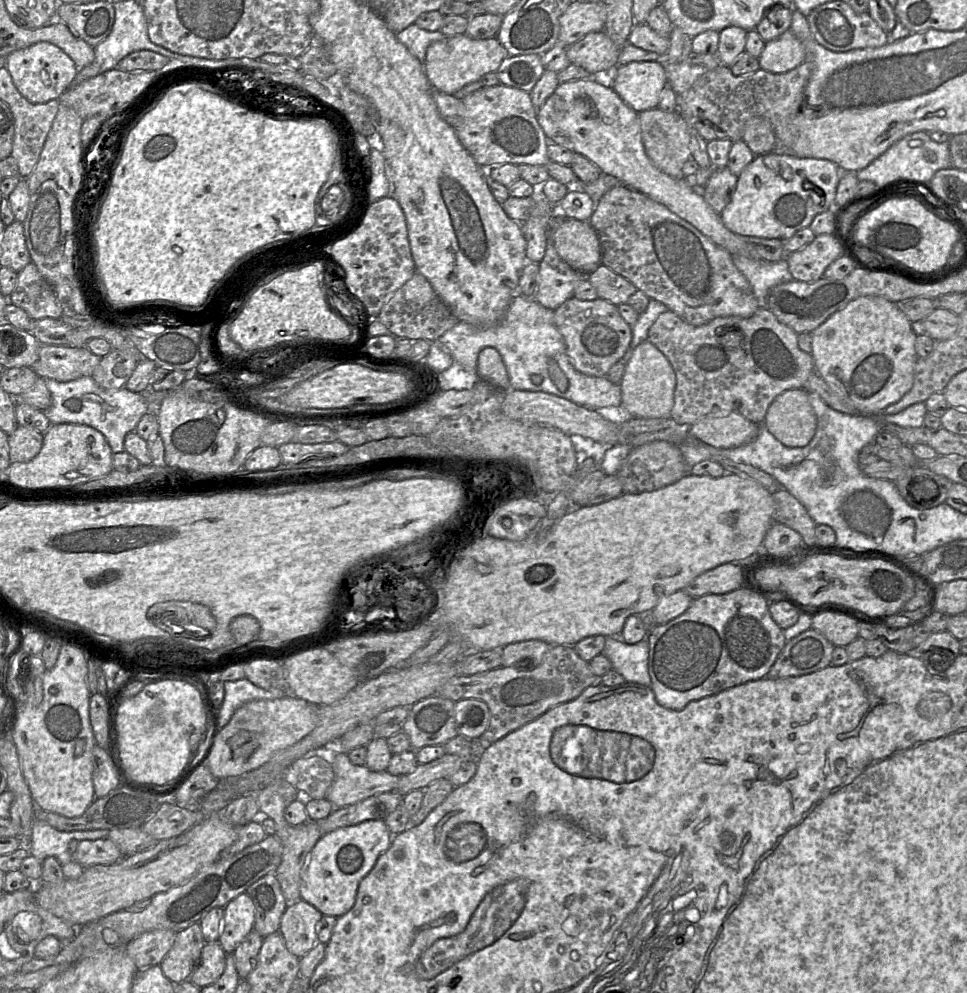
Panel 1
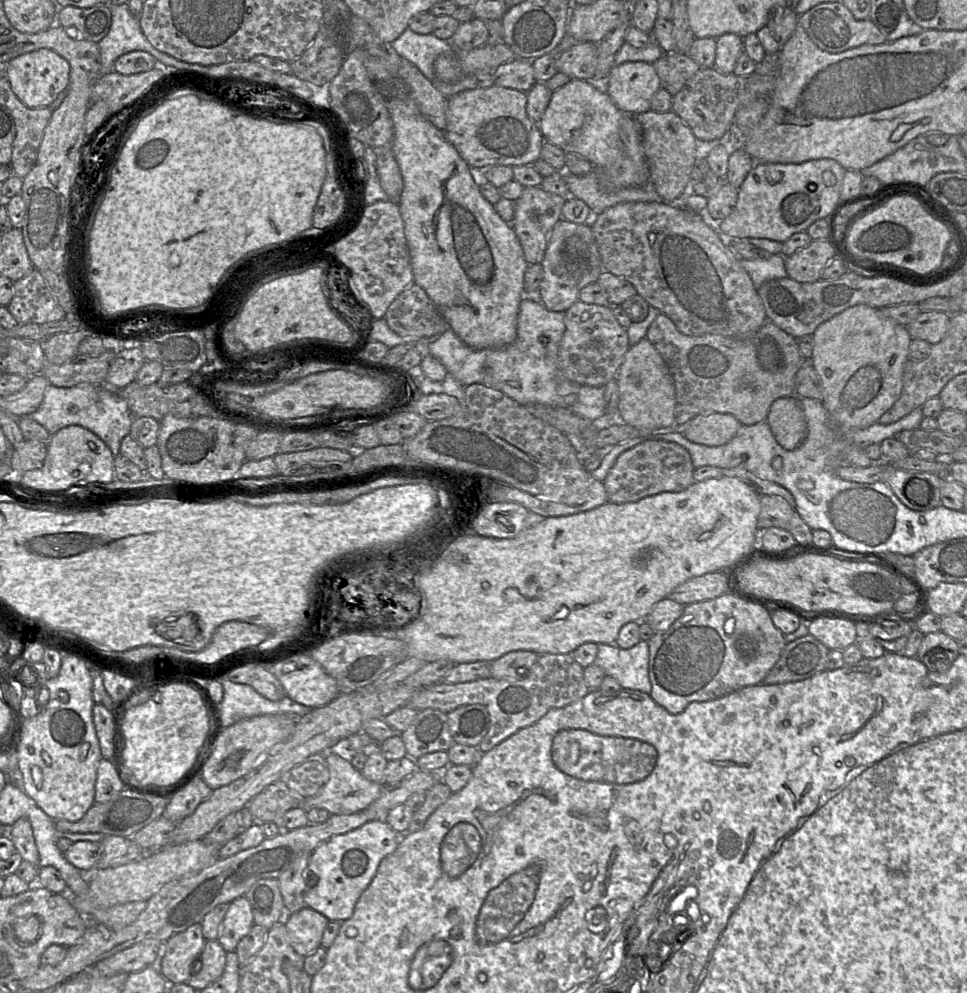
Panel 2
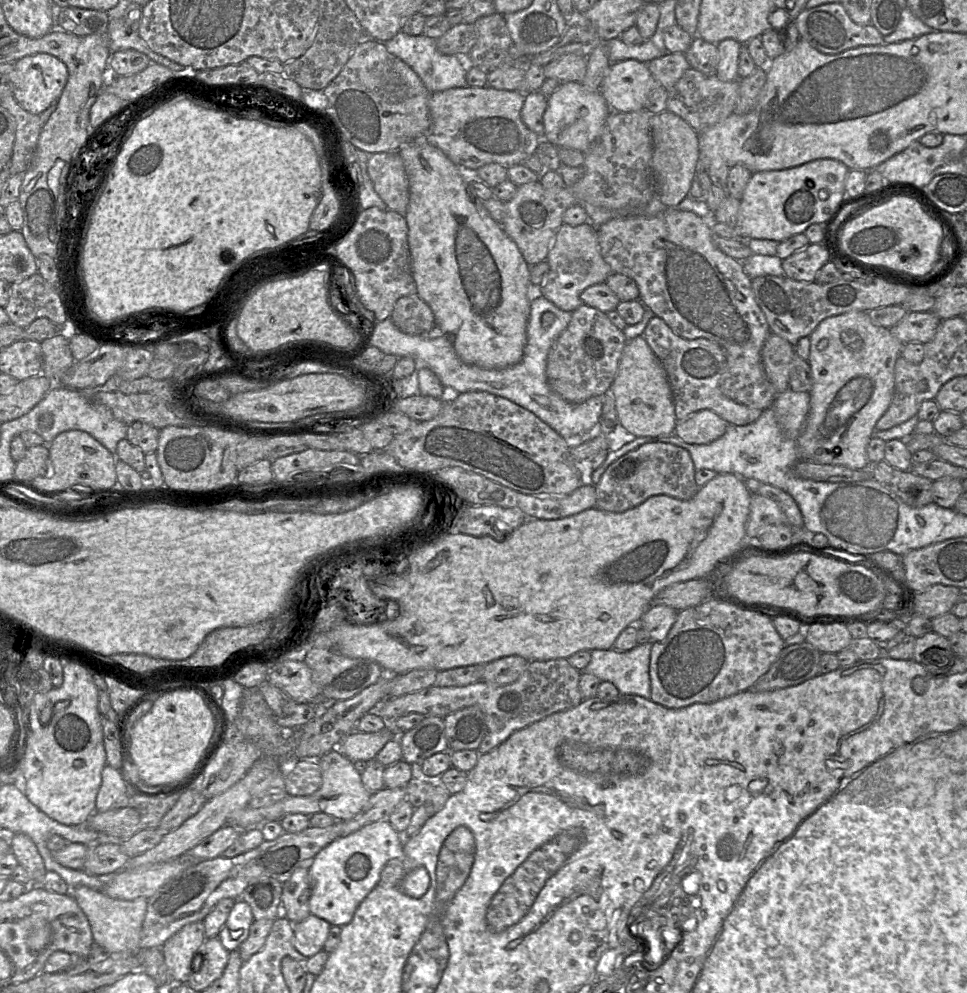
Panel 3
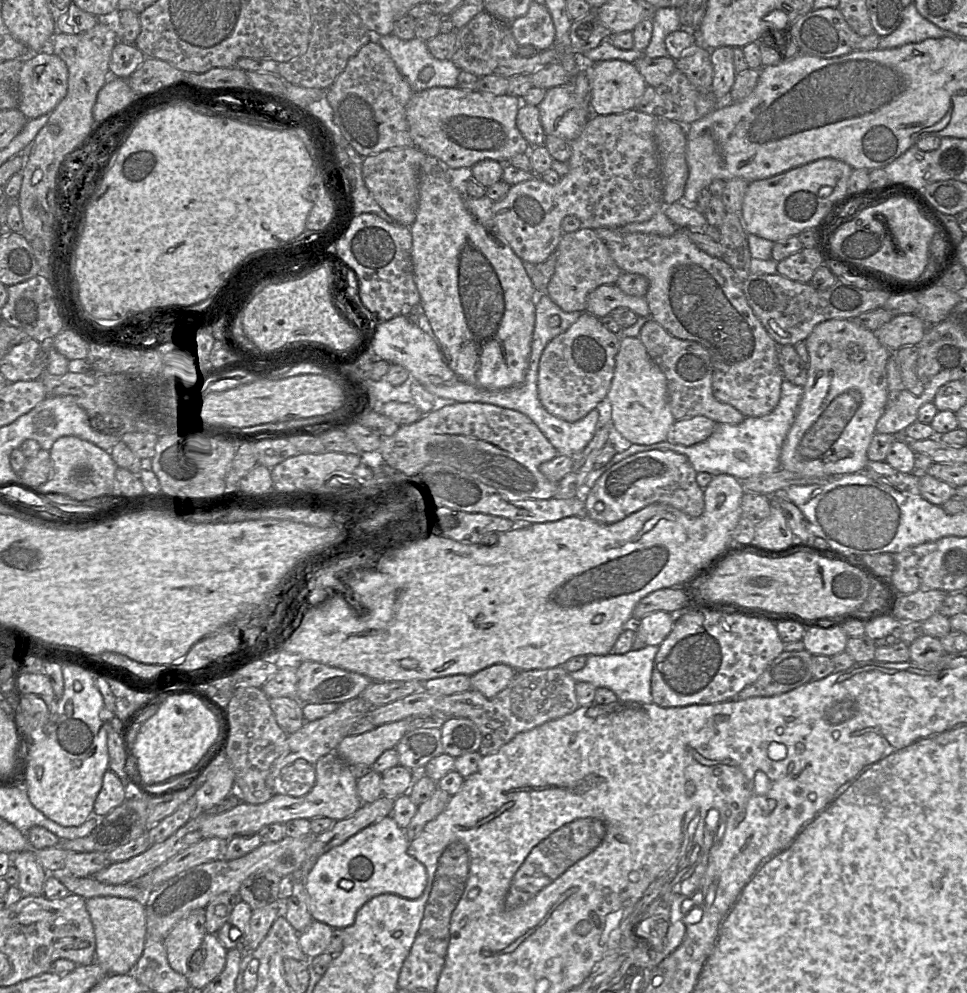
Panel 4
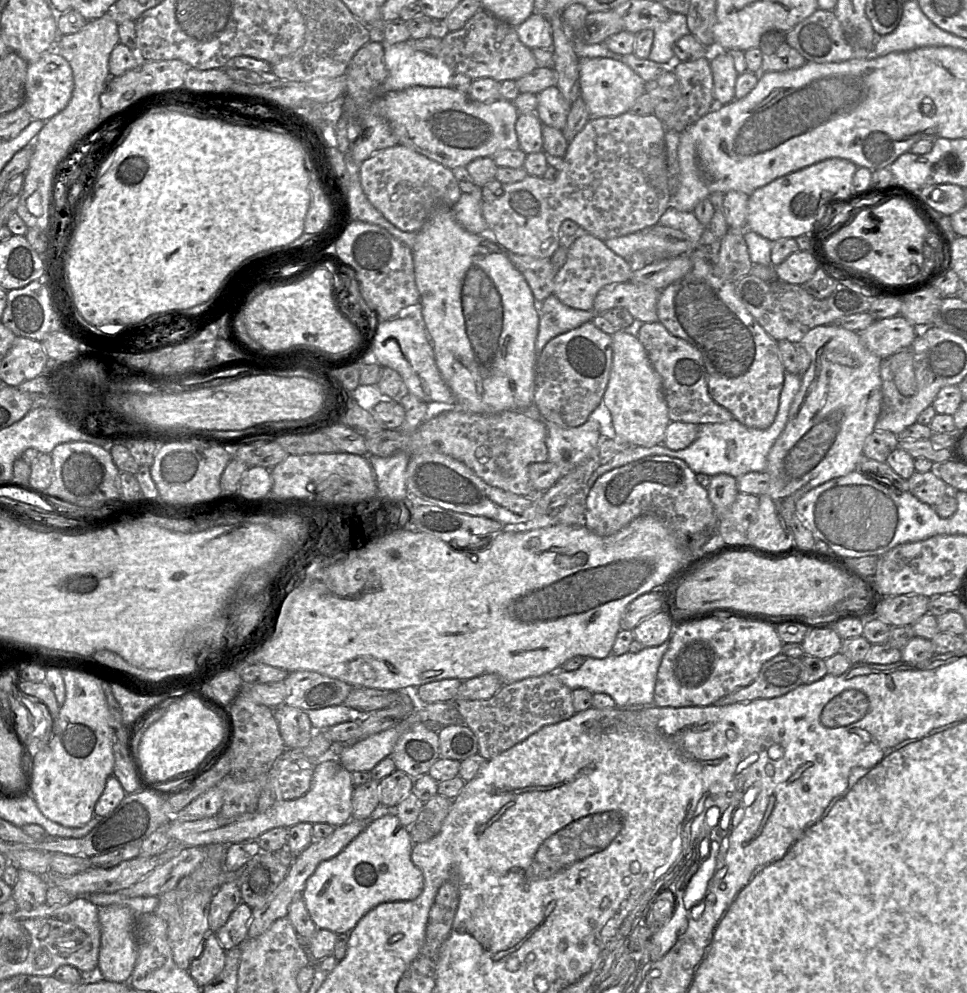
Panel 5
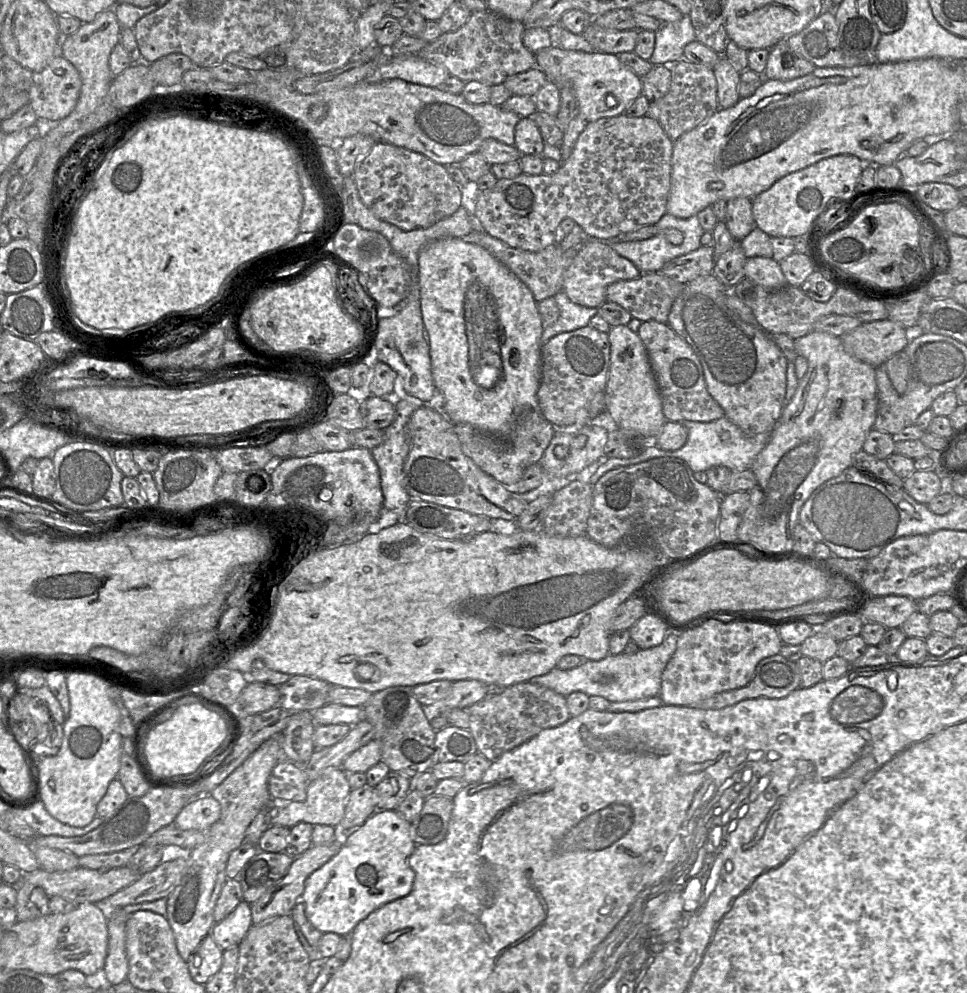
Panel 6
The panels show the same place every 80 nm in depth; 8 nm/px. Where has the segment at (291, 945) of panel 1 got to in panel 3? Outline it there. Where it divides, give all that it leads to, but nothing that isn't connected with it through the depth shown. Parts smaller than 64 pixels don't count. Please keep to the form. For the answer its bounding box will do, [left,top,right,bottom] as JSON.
[293,914,331,958]

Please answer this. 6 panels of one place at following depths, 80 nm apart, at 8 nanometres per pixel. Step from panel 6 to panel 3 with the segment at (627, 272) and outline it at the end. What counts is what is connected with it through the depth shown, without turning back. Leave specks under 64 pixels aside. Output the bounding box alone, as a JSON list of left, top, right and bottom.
[541,223,612,312]

